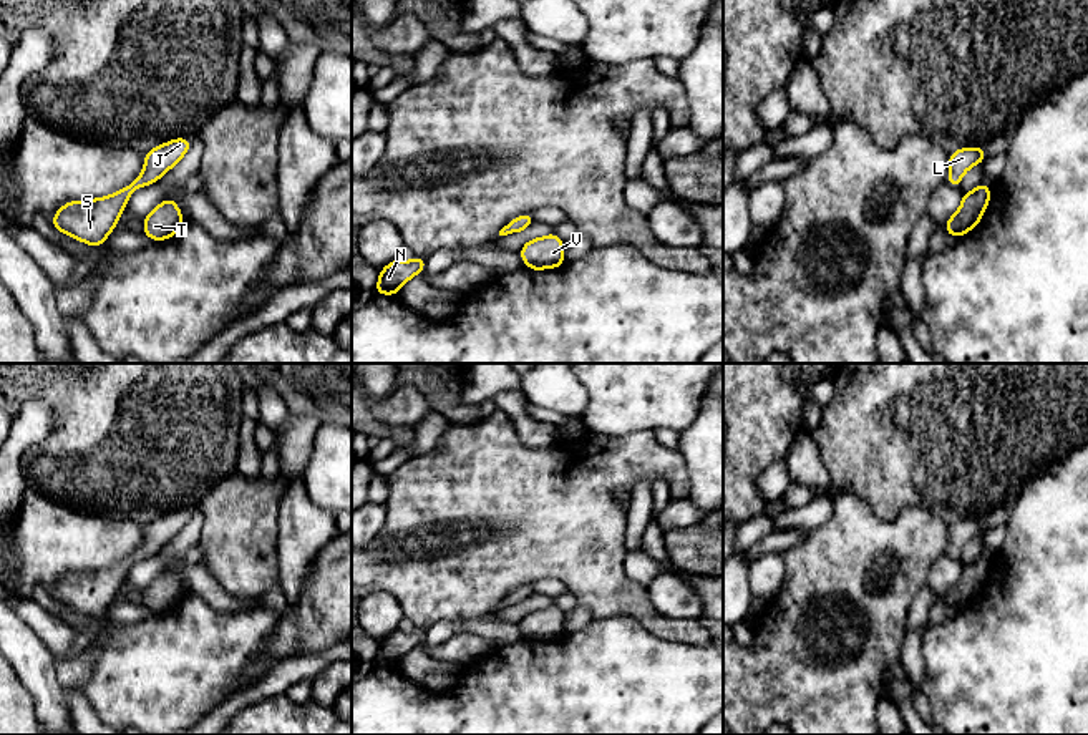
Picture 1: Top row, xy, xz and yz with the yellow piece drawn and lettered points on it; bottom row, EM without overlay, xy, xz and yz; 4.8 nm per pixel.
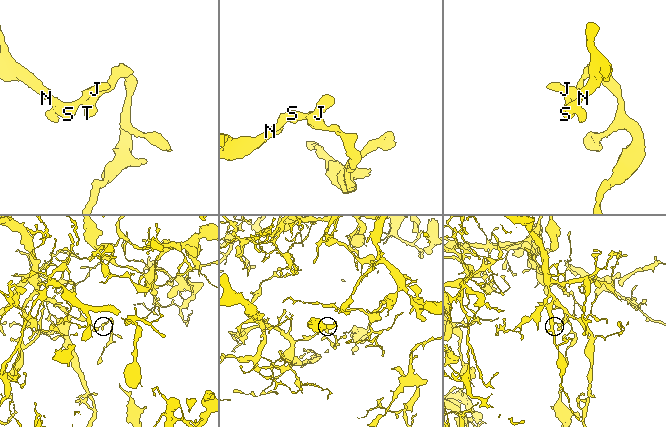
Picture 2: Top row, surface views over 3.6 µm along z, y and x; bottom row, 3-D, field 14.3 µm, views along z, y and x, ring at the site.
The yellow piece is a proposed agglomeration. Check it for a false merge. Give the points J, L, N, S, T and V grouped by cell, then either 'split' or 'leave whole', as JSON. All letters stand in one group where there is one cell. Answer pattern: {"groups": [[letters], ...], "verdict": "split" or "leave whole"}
{"groups": [["J", "L", "N", "S", "T", "V"]], "verdict": "leave whole"}

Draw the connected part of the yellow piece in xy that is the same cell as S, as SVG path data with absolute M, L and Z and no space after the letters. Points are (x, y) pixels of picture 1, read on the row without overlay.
M176 509L144 526L143 546L111 567L70 572L51 589L51 597L91 619L100 619L116 599L129 567L161 551L191 519L191 509Z

